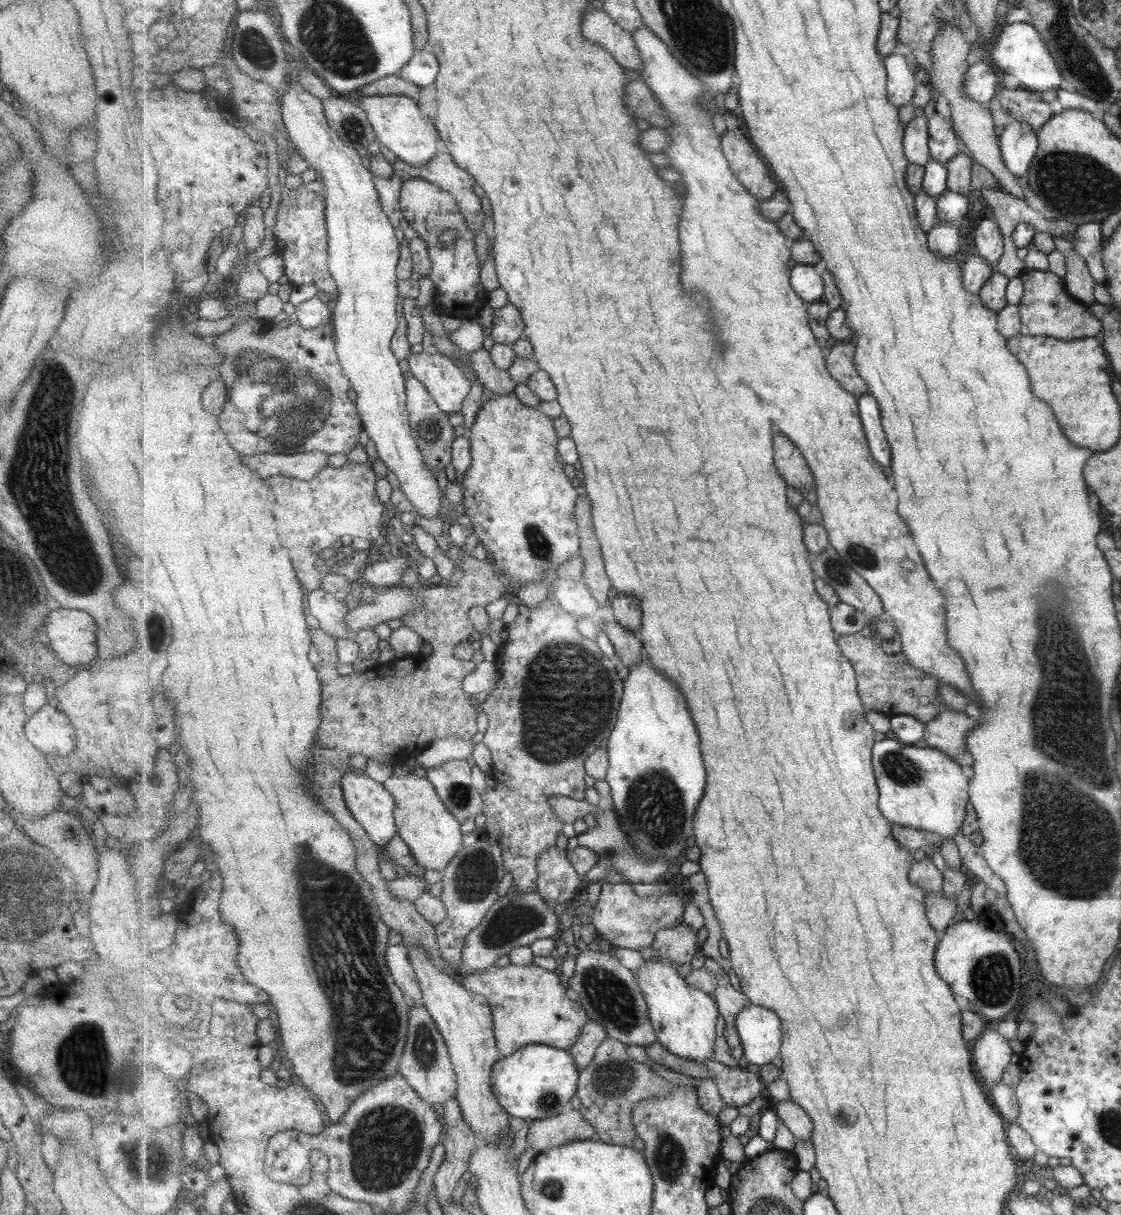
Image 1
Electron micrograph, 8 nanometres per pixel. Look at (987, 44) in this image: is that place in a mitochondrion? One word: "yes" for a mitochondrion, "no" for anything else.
no

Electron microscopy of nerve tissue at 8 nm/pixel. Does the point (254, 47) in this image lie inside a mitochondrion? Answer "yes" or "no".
yes

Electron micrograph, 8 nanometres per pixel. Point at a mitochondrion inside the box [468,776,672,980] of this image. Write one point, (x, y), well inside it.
(515, 917)

